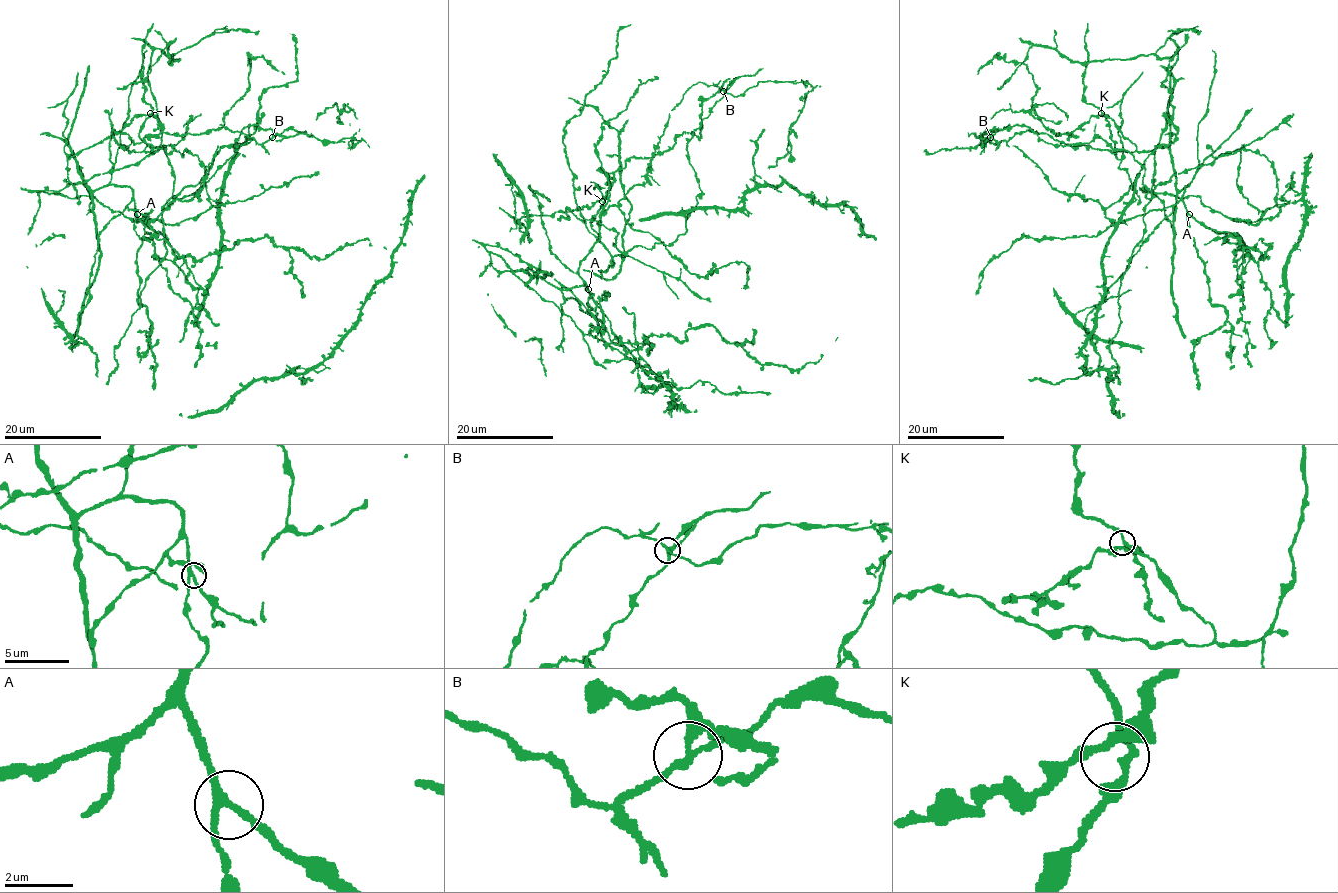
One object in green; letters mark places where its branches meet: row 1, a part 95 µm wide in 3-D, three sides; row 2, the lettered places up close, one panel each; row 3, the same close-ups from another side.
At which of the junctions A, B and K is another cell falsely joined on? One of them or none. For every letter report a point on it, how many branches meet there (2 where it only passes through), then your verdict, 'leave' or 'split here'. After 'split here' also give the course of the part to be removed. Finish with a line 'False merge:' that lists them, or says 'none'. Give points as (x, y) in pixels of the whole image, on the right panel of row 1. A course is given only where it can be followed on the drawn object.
A: place (1189, 214); branches 3; leave
B: place (990, 137); branches 4; split here
K: place (1101, 113); branches 4; leave
False merge: B

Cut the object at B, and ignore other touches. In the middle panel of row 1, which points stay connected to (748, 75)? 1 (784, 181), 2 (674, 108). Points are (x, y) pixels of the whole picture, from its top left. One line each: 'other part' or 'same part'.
1: same part
2: other part

